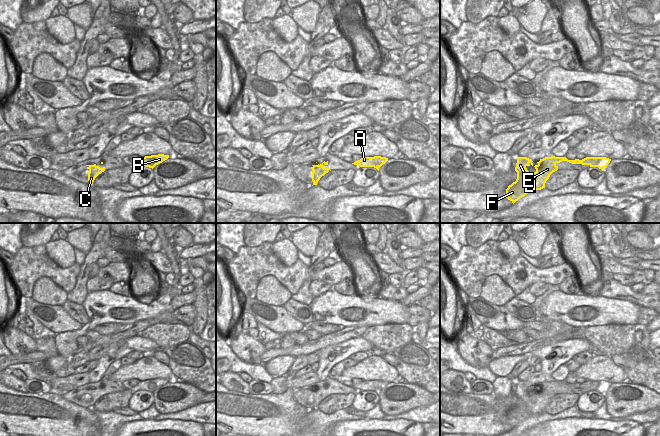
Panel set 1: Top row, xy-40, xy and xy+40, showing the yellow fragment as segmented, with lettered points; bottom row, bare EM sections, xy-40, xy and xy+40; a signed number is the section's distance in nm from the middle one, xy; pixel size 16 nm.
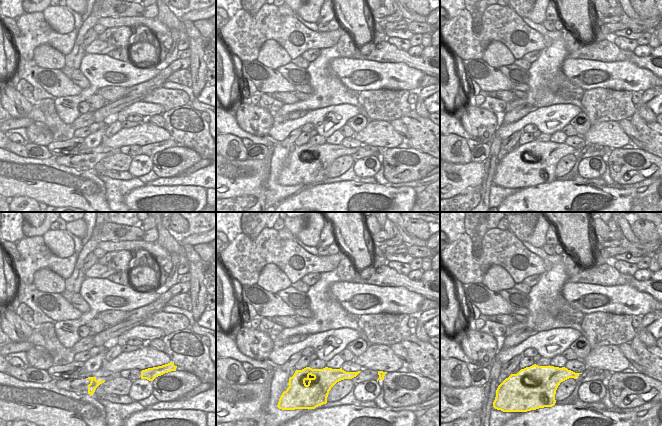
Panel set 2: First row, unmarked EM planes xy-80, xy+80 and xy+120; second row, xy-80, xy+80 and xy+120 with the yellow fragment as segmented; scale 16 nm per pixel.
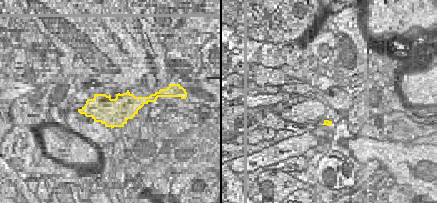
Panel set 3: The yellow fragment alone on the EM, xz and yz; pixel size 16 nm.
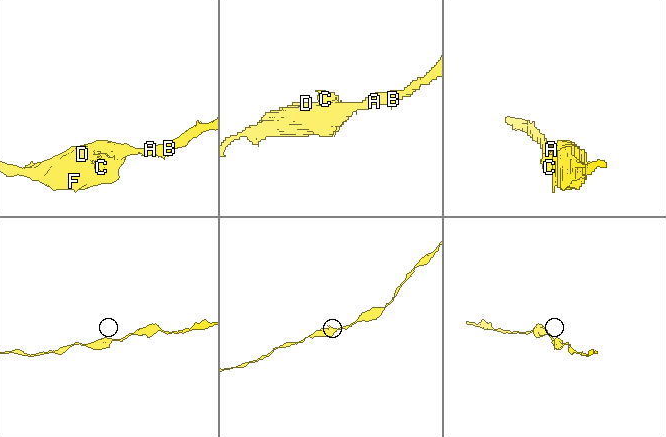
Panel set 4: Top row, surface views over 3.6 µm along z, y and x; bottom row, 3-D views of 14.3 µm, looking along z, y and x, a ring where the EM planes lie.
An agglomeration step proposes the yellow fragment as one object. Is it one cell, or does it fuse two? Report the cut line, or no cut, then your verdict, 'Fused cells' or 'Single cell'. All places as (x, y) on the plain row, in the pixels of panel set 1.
No split. Single cell

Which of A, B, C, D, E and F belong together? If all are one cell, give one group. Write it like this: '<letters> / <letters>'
A B C D E F

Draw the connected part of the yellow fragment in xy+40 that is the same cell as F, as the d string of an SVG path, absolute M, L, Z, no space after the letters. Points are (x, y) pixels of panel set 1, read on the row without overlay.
M517 381L515 395L517 403L506 413L506 422L513 428L533 414L545 412L545 407L550 399L558 394L557 387L567 385L572 388L589 389L598 391L603 395L607 392L611 383L606 381L586 381L582 384L568 384L566 381L545 381L533 389L533 385L527 381Z

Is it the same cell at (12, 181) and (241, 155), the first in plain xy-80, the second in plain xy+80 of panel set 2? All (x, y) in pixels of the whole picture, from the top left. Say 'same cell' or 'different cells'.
different cells

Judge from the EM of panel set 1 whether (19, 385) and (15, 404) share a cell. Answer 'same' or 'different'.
different

